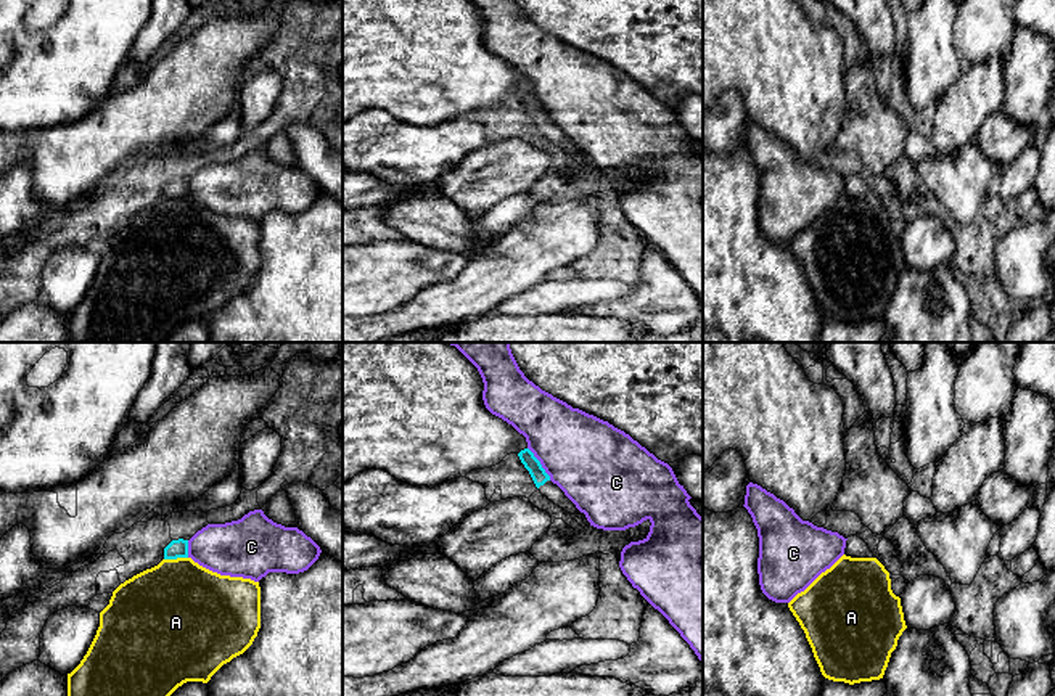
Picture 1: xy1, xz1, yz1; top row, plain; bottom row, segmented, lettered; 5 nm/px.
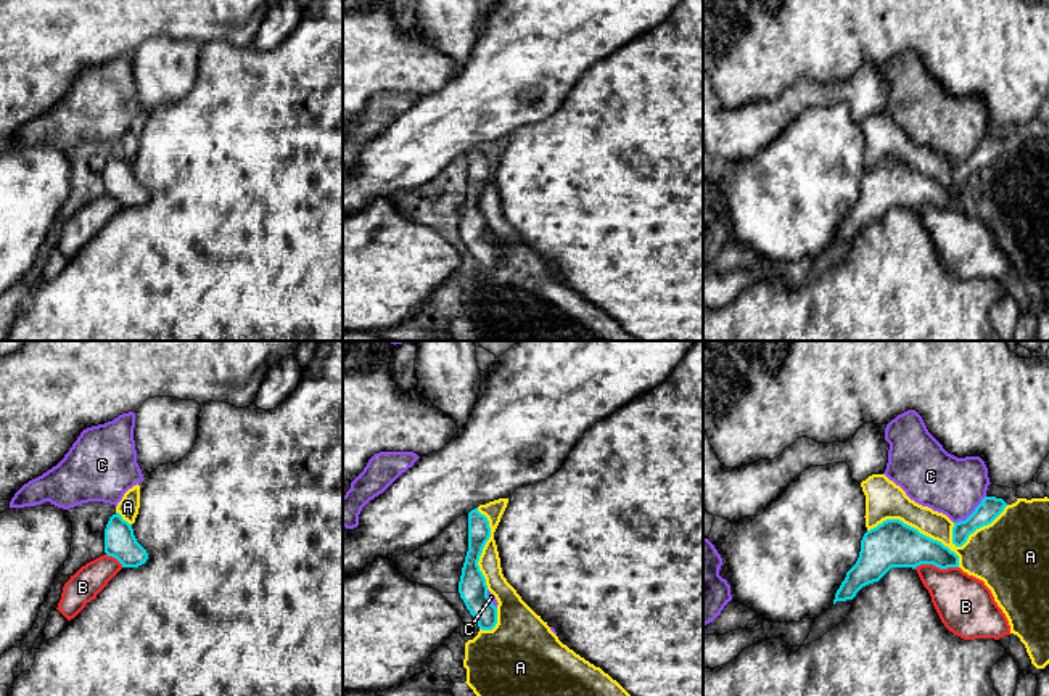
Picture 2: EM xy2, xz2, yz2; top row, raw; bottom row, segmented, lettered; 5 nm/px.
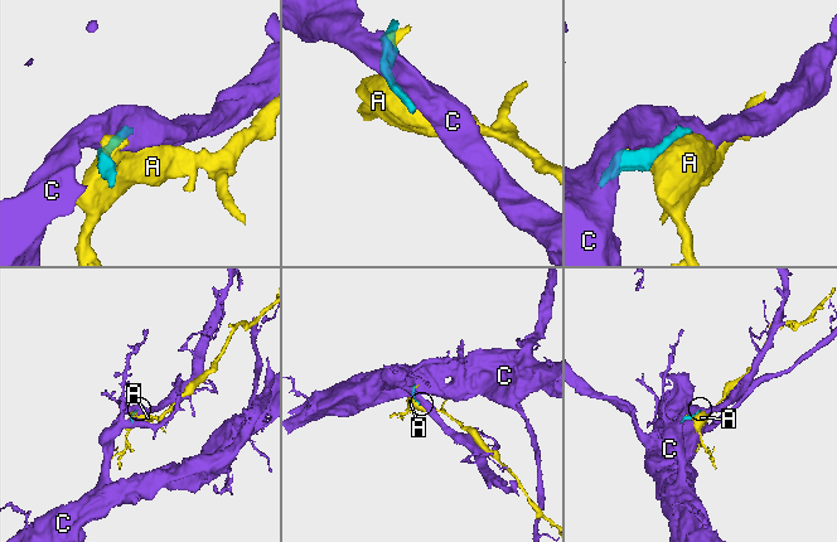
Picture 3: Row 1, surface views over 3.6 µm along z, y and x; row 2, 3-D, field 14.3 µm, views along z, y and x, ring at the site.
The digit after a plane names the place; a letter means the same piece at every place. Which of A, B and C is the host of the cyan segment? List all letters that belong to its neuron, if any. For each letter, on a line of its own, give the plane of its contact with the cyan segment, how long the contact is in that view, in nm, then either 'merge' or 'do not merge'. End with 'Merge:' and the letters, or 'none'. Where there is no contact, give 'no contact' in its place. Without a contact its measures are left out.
A: yz2 | 500 nm | do not merge
B: yz2 | 220 nm | do not merge
C: yz2 | 220 nm | do not merge
Merge: none

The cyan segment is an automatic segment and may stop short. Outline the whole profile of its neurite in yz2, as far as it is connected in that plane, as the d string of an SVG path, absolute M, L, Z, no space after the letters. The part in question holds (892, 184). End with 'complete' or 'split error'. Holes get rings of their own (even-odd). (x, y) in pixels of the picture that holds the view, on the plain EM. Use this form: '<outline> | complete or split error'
M887 159L864 174L859 198L846 212L833 244L853 240L862 227L878 222L891 207L915 209L920 204L959 207L959 196L903 161Z | complete

